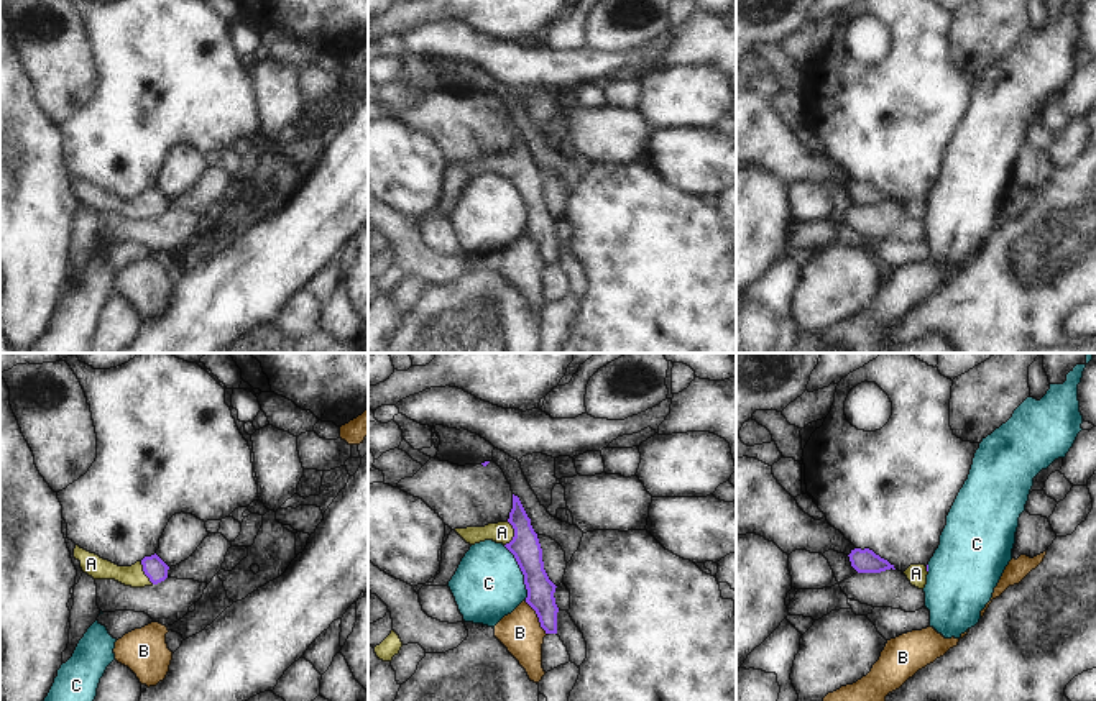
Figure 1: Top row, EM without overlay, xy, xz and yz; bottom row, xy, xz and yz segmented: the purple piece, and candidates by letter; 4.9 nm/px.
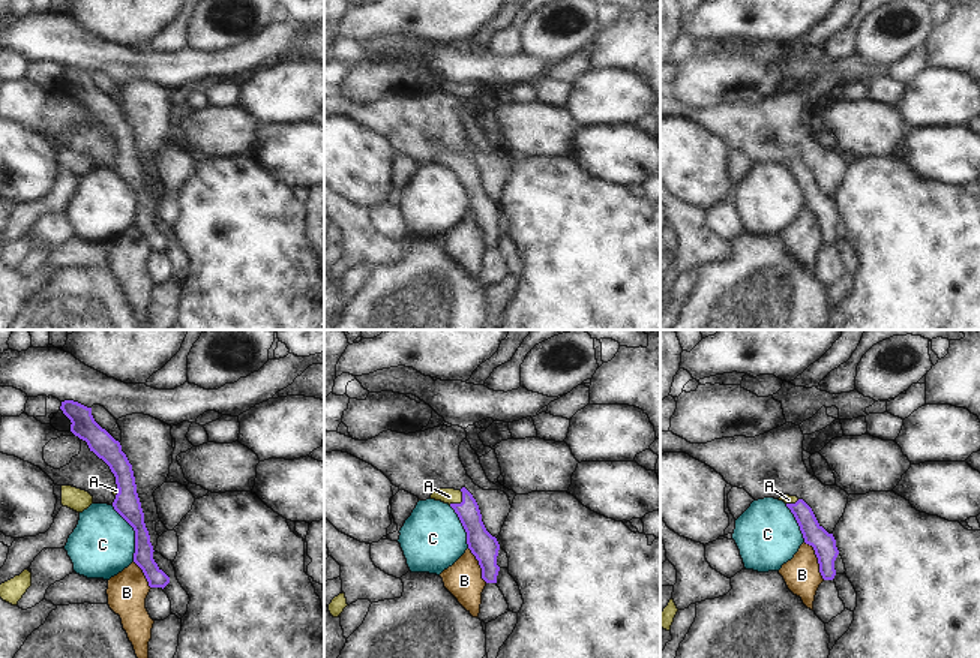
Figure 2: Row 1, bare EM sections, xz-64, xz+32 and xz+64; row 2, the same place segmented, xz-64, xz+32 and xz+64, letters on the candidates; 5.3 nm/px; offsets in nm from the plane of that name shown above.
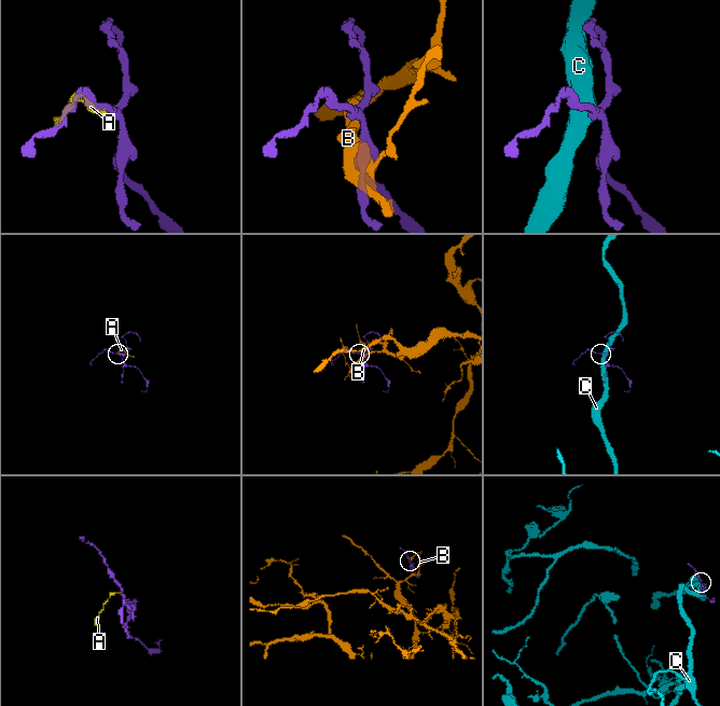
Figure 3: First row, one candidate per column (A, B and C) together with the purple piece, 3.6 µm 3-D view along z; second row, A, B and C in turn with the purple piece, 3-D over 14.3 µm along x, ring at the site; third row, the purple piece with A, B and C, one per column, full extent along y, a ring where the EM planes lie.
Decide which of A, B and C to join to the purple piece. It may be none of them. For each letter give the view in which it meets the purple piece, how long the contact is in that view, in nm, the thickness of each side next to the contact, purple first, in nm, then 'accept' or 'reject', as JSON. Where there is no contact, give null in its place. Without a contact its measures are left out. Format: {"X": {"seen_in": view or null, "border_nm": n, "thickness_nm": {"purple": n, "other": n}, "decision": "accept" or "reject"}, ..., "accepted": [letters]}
{"A": {"seen_in": "xz", "border_nm": 130, "thickness_nm": {"purple": 140, "other": 110}, "decision": "accept"}, "B": {"seen_in": "xz", "border_nm": 200, "thickness_nm": {"purple": 130, "other": 200}, "decision": "reject"}, "C": {"seen_in": "xz", "border_nm": 300, "thickness_nm": {"purple": 140, "other": 340}, "decision": "reject"}, "accepted": ["A"]}

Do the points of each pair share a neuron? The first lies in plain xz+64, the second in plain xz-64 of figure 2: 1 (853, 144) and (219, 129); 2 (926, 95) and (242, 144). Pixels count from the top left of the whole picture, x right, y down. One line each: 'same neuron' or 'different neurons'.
1: same neuron
2: different neurons

